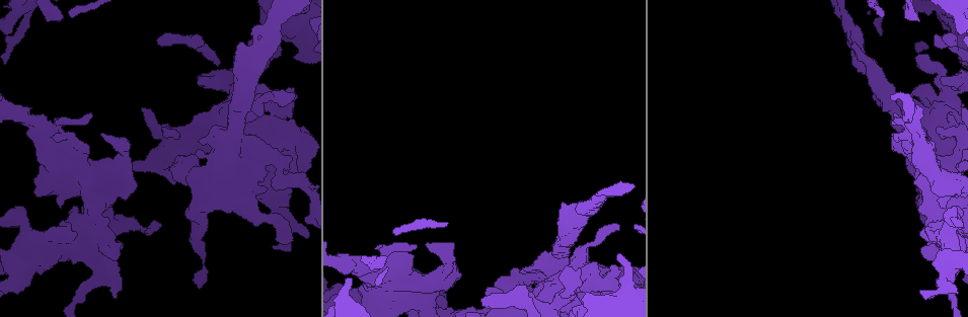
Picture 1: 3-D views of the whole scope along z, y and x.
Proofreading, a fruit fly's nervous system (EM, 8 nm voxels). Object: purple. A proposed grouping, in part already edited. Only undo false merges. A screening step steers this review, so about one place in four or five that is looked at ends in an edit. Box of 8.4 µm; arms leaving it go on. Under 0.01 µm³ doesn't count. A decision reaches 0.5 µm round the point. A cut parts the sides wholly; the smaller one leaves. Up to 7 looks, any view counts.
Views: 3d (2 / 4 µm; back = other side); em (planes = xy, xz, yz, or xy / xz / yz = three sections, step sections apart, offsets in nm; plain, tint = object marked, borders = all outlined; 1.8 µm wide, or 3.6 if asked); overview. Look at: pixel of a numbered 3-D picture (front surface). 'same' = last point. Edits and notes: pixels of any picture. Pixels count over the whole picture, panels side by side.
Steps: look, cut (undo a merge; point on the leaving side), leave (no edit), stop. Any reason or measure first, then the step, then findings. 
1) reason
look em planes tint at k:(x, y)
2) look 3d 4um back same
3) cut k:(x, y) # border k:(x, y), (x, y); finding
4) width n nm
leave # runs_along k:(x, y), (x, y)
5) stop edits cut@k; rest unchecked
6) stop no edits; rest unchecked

abrupt turn
look 3d 4um at 1:(360, 301)

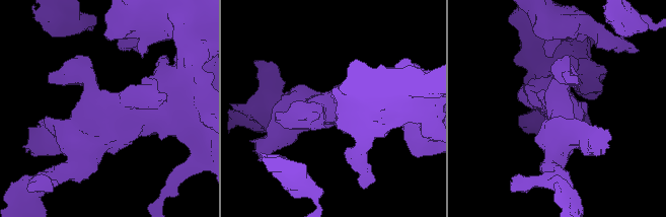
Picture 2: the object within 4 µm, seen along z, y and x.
shape alone is not enough
look em 3.6um planes tint at 2:(559, 110)

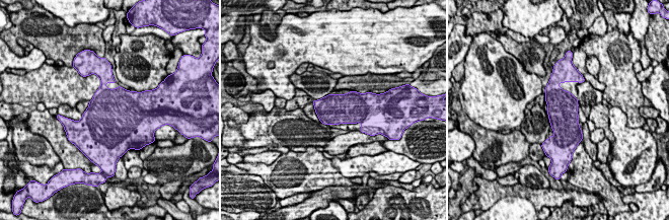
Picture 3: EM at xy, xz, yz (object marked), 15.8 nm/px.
leave # continuous, no second neuron

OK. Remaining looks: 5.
sudden change in width
look em 3.6um yz step 16 tint at 1:(932, 204)

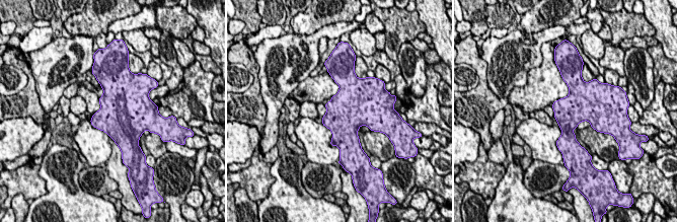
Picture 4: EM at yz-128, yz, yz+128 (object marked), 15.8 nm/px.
width 480 nm
leave # continuous, no second neuron

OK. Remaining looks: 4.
two arms at a narrow angle
look 3d 4um at 1:(954, 161)

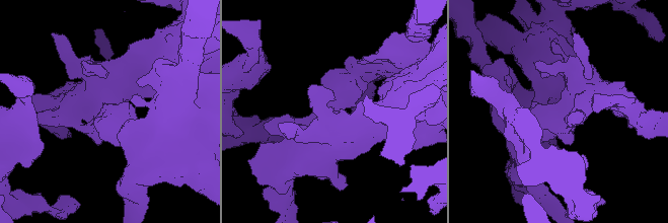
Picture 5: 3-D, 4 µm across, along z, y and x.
shape alone is not enough
look em planes plain at 5:(336, 111)

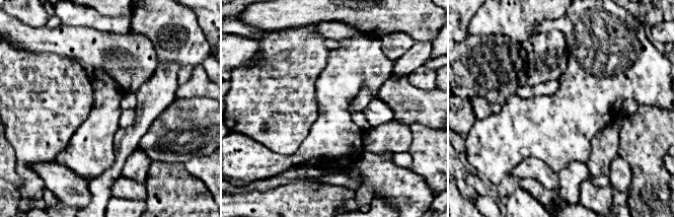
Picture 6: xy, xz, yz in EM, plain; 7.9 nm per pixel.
look em planes tint same

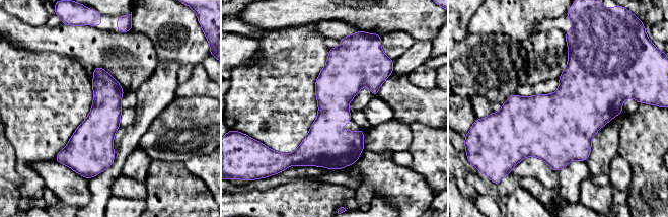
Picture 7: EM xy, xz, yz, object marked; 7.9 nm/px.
leave # runs_along 7:(346, 49), (324, 142), (309, 163); continuous, no second neuron

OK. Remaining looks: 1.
stop no edits; rest unchecked

